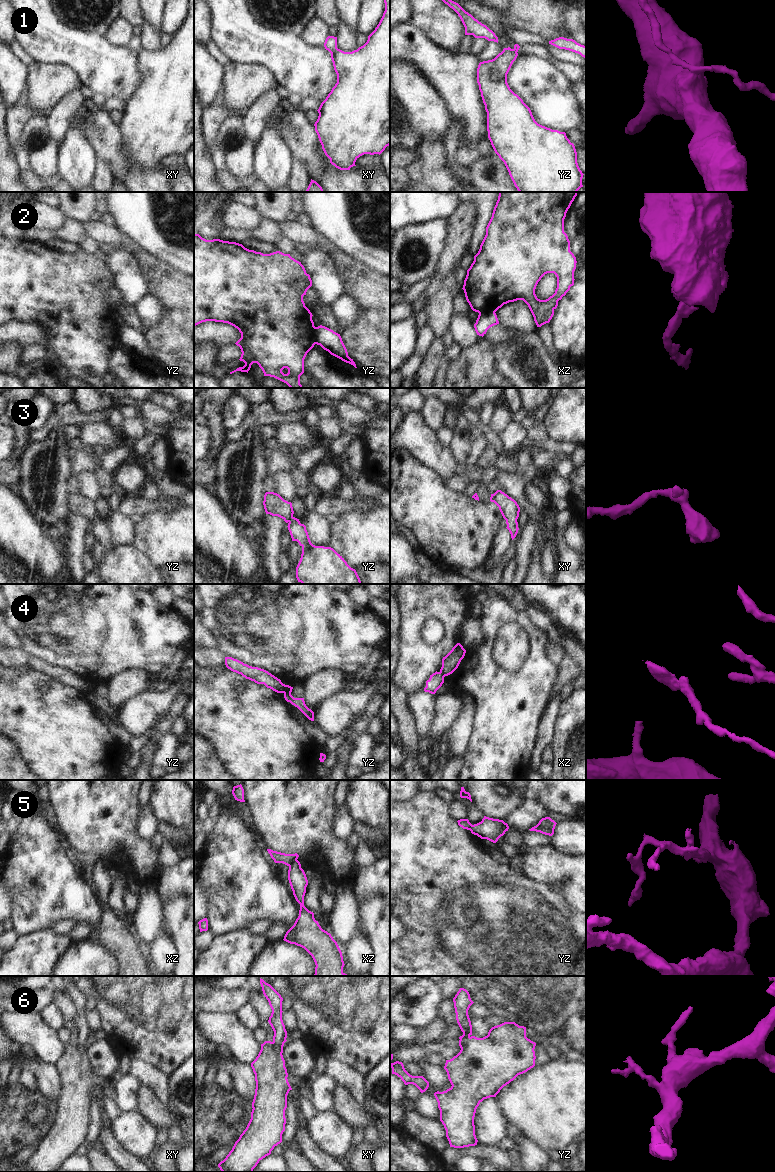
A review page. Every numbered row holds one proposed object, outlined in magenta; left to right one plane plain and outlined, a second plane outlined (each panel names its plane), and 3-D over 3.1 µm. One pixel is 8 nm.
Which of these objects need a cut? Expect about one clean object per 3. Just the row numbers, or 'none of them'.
1, 2, 4, 5, 6

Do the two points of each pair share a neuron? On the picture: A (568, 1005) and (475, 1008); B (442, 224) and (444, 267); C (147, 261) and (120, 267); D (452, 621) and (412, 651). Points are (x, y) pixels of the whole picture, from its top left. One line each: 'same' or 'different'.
A: same
B: different
C: different
D: same

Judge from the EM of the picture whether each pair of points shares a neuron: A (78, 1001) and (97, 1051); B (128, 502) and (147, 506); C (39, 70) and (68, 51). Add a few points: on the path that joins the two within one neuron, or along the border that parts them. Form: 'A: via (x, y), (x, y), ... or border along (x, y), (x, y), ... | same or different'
A: border along (90, 1040), (85, 1053) | different
B: via (133, 505), (142, 506) | same
C: border along (35, 61), (65, 64), (72, 70) | different

